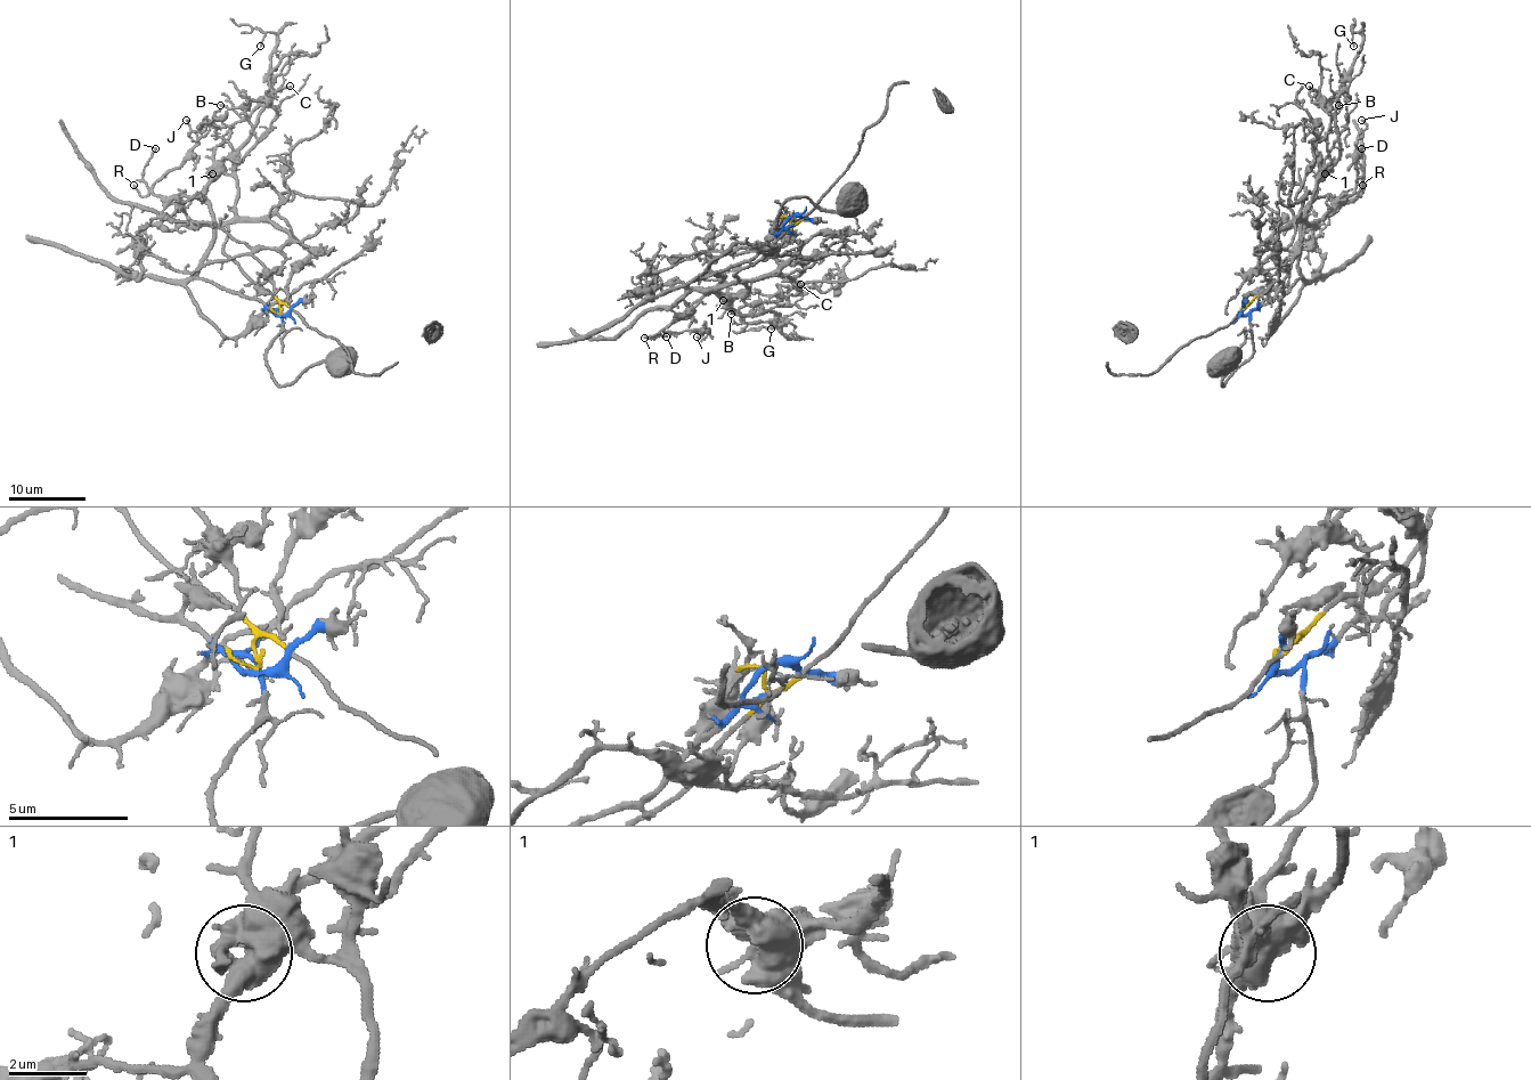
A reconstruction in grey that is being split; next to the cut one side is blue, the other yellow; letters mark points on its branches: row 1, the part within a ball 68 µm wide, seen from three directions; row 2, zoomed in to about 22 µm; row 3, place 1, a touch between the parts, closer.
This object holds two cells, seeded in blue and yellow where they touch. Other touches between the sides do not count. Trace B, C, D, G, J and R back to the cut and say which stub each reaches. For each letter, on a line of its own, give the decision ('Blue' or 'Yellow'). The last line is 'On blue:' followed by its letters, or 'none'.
B: Blue
C: Yellow
D: Blue
G: Blue
J: Blue
R: Blue
On blue: B, D, G, J, R

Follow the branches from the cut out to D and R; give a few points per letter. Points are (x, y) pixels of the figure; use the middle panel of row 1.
D: (791, 216), (754, 257), (708, 274), (723, 276), (723, 279), (653, 338), (657, 334), (667, 335)
R: (791, 216), (754, 257), (708, 274), (723, 276), (723, 279), (661, 330), (644, 338)

